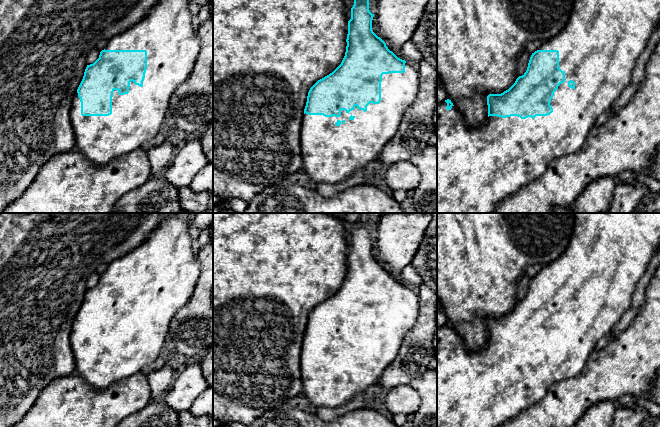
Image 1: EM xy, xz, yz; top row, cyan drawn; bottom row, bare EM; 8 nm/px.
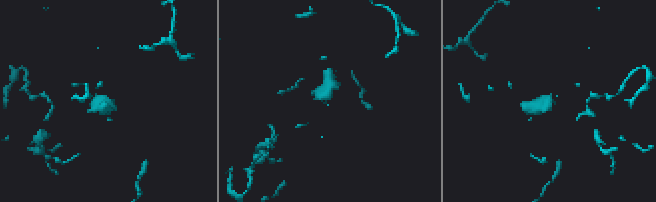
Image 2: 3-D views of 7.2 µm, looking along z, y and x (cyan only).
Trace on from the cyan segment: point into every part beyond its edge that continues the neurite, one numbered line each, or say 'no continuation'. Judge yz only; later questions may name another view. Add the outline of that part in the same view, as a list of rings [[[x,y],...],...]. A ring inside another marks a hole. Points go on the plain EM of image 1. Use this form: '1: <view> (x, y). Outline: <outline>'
1: yz (608, 253). Outline: [[[575,213],[575,224],[573,228],[572,237],[570,239],[569,245],[566,248],[565,252],[555,261],[547,264],[542,270],[539,271],[538,274],[558,274],[559,275],[559,292],[565,296],[565,306],[558,310],[558,313],[554,316],[553,322],[551,323],[550,329],[553,332],[553,336],[547,340],[536,340],[534,343],[528,341],[526,343],[521,343],[518,340],[511,340],[506,342],[501,342],[497,340],[489,340],[486,347],[476,351],[476,352],[467,352],[463,343],[462,338],[454,331],[450,334],[447,334],[447,327],[439,327],[437,328],[437,427],[500,427],[504,423],[509,420],[512,420],[514,417],[518,416],[522,411],[526,410],[528,407],[537,404],[540,400],[544,398],[547,394],[549,387],[552,384],[558,383],[562,380],[569,379],[572,377],[577,376],[582,372],[584,369],[591,353],[594,351],[595,346],[597,345],[598,341],[605,336],[607,333],[610,332],[612,327],[619,321],[621,316],[625,311],[627,311],[631,304],[632,304],[632,297],[635,292],[637,283],[640,279],[644,276],[648,264],[652,259],[653,255],[657,251],[660,245],[660,213]]]

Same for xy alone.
1: xy (167, 258). Outline: [[[171,213],[162,218],[158,227],[146,241],[120,259],[112,261],[105,274],[146,274],[147,294],[143,310],[130,306],[129,317],[120,319],[114,314],[112,321],[112,338],[109,340],[82,340],[78,317],[74,318],[70,334],[70,343],[75,358],[75,373],[95,389],[105,389],[121,379],[132,376],[149,368],[160,356],[169,343],[169,326],[173,317],[190,300],[200,274],[200,265],[192,249],[191,222],[186,213]]]

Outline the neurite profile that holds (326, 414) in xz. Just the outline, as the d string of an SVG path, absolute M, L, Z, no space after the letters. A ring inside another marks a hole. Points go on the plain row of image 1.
M362 392L356 395L351 401L338 407L322 407L315 411L317 417L326 422L332 422L349 411L358 410L371 405L372 397L369 392Z

